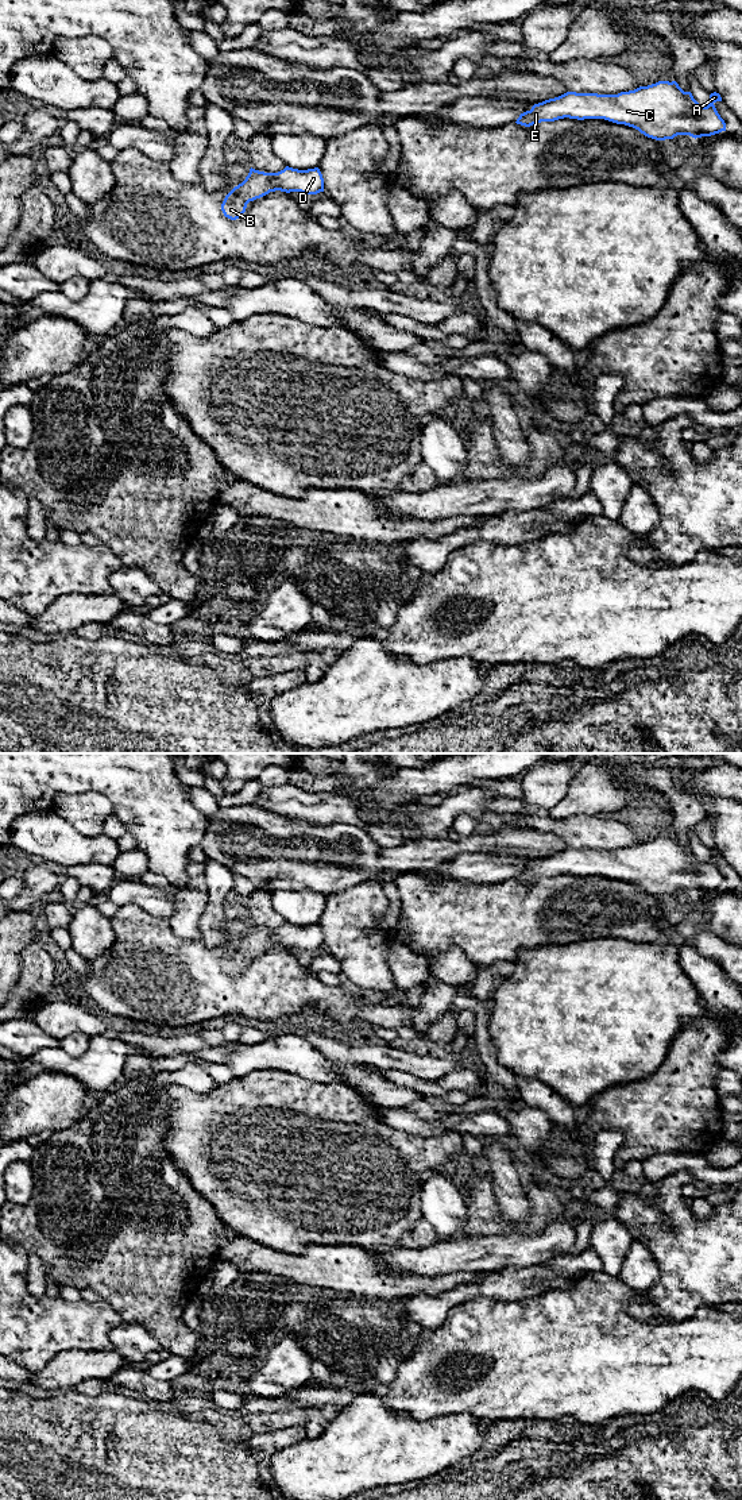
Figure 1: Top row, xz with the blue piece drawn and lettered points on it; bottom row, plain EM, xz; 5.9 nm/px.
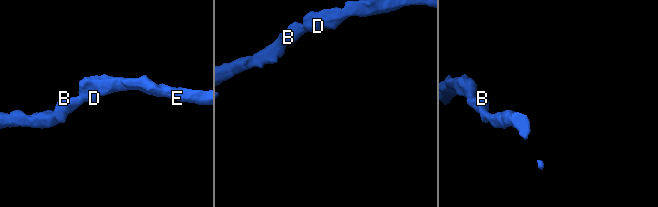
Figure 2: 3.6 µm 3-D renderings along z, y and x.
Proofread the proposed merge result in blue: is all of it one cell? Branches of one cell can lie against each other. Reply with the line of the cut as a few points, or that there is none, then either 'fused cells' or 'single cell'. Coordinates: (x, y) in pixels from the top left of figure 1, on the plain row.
cut none; single cell

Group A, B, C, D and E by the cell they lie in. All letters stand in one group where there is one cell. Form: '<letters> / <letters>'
A B C D E

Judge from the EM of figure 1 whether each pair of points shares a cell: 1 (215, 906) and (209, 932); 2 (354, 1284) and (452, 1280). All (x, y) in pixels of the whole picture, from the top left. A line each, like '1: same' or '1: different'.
1: same
2: same

